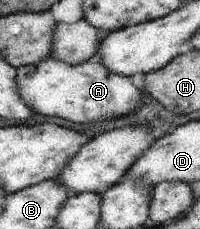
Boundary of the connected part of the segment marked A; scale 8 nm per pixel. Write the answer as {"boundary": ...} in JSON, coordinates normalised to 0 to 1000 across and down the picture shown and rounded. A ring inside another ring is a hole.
{"boundary":[[[470,236],[450,262],[410,279],[360,284],[310,262],[280,266],[255,245],[175,284],[130,284],[80,301],[80,376],[100,402],[100,437],[180,498],[220,498],[240,515],[310,515],[370,541],[470,541],[510,524],[610,515],[700,463],[700,393],[660,362],[655,336],[560,323],[510,279],[510,253]]]}

